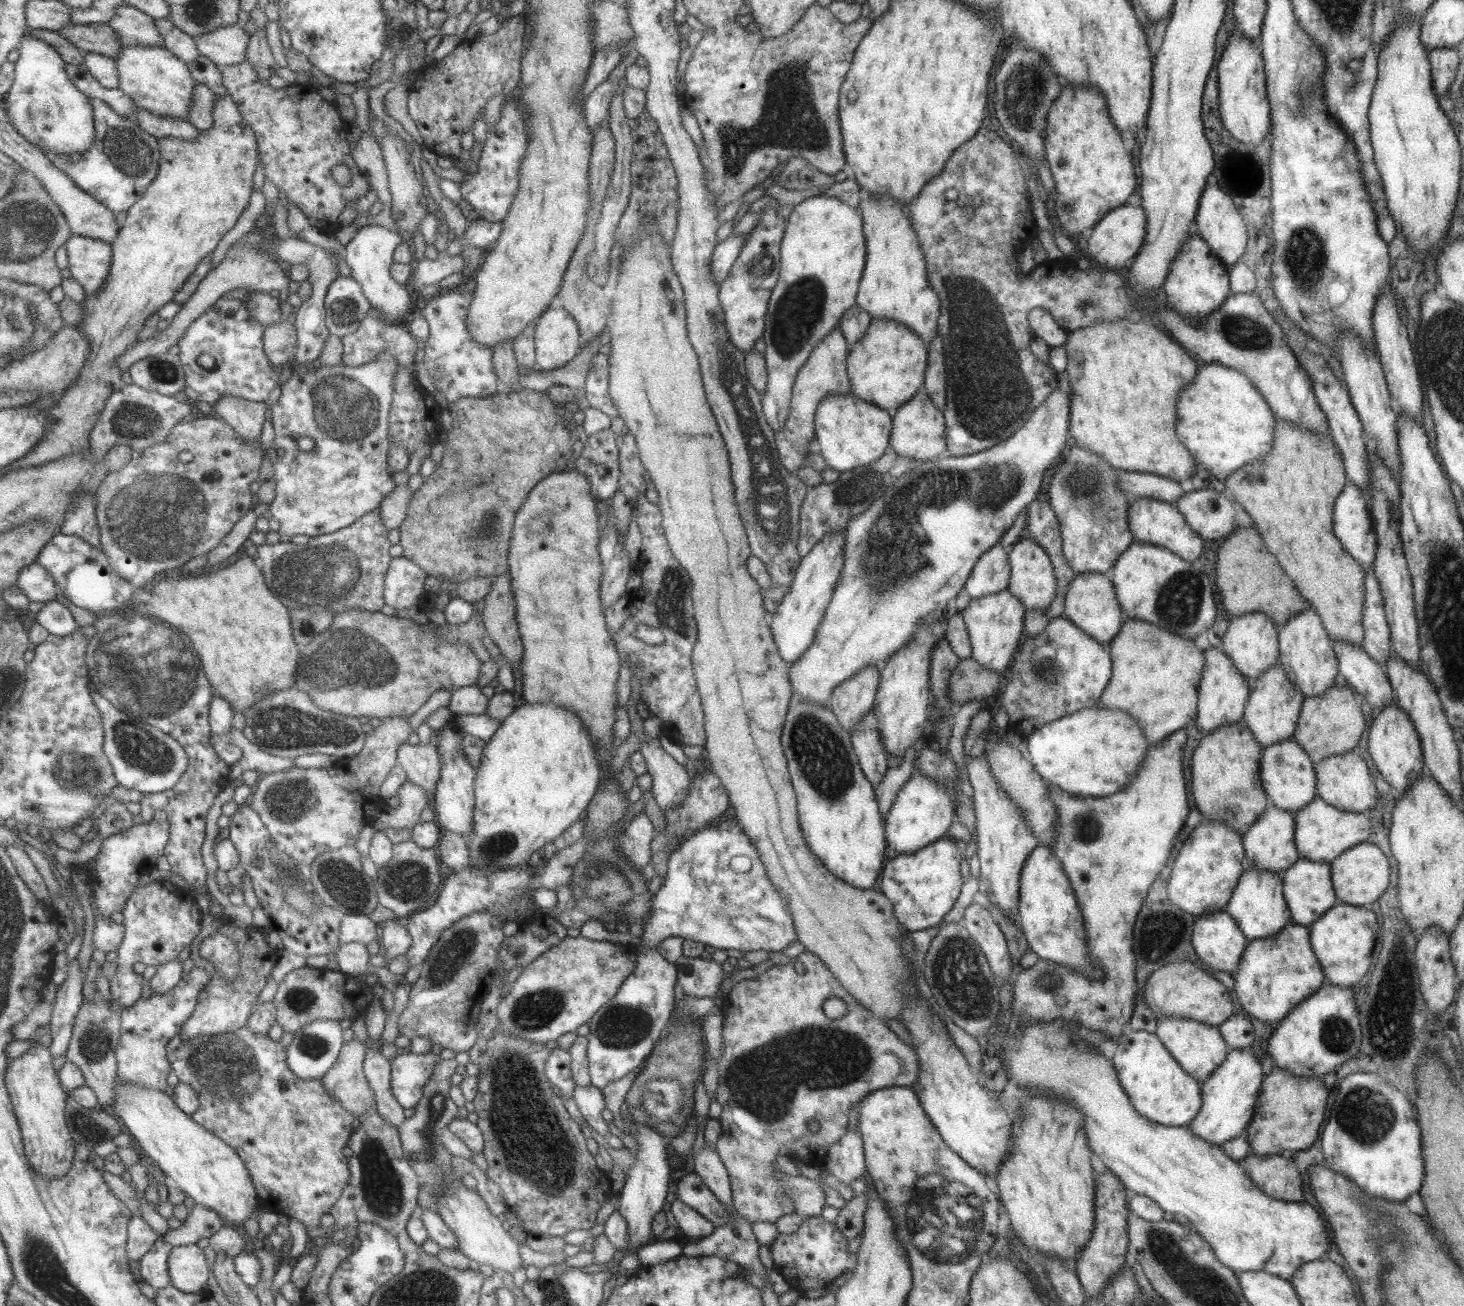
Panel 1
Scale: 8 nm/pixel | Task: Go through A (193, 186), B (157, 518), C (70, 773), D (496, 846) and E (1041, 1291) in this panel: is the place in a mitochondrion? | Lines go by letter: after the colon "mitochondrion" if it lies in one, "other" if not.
A: other
B: mitochondrion
C: mitochondrion
D: mitochondrion
E: other

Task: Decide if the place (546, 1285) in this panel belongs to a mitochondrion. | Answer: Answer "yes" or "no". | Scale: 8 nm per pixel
no

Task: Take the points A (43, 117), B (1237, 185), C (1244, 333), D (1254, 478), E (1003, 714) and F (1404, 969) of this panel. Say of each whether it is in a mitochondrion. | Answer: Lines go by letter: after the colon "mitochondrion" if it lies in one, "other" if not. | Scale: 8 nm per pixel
A: mitochondrion
B: mitochondrion
C: mitochondrion
D: mitochondrion
E: other
F: other

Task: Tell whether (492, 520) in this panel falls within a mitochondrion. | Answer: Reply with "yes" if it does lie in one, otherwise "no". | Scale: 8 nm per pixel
yes

